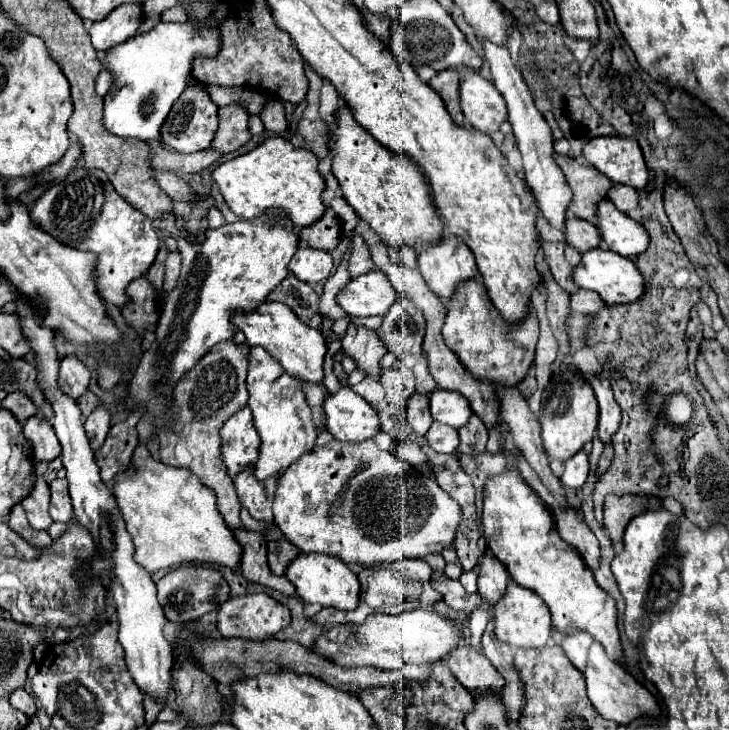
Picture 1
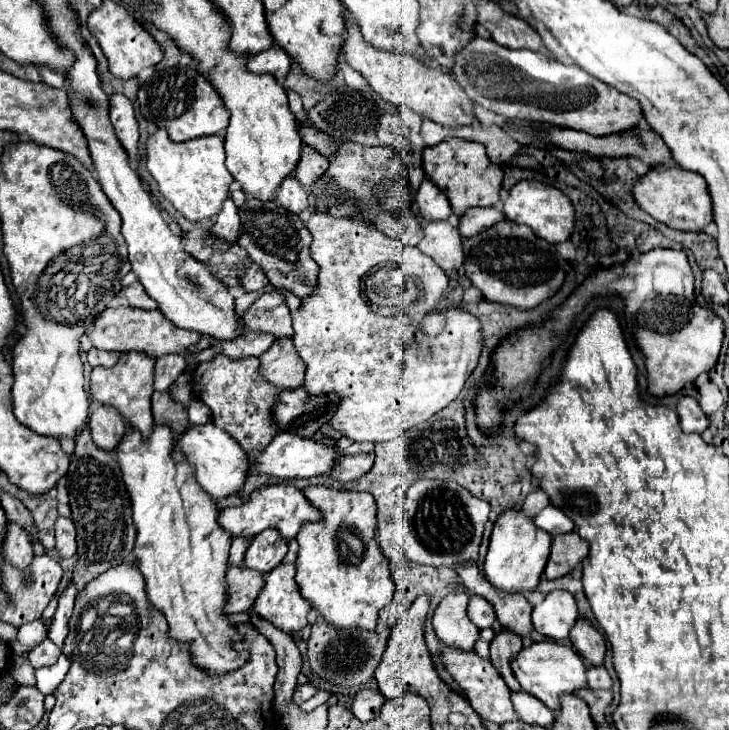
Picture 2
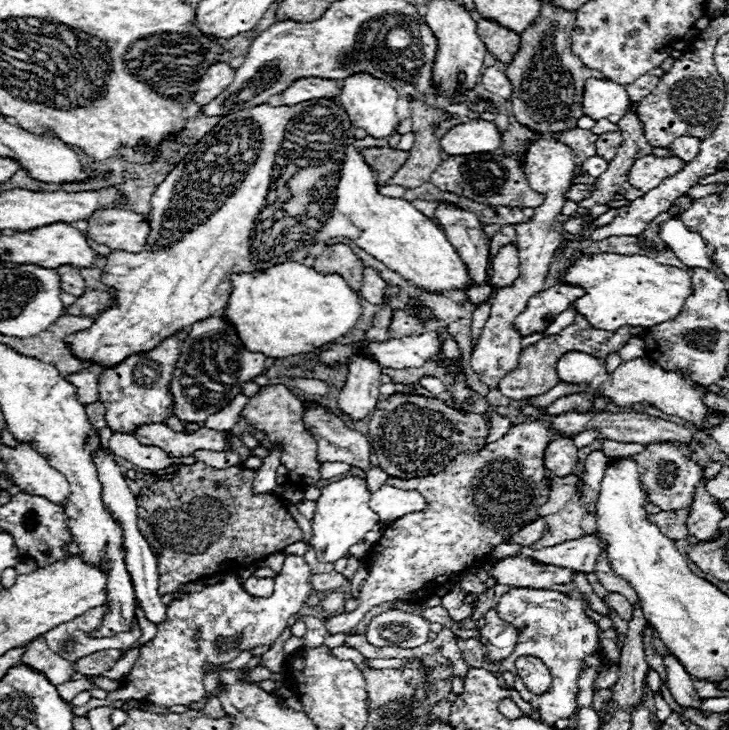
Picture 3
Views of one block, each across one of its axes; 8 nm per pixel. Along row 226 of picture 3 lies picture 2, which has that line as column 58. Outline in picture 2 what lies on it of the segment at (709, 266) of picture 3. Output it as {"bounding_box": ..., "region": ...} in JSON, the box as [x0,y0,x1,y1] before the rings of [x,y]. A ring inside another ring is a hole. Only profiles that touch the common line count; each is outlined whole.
{"bounding_box":[36,654,70,694],"region":[[[62,654],[56,664],[36,670],[36,678],[38,678],[38,684],[36,686],[44,694],[54,694],[54,690],[58,688],[58,684],[64,680],[68,668],[70,668],[70,660]]]}

